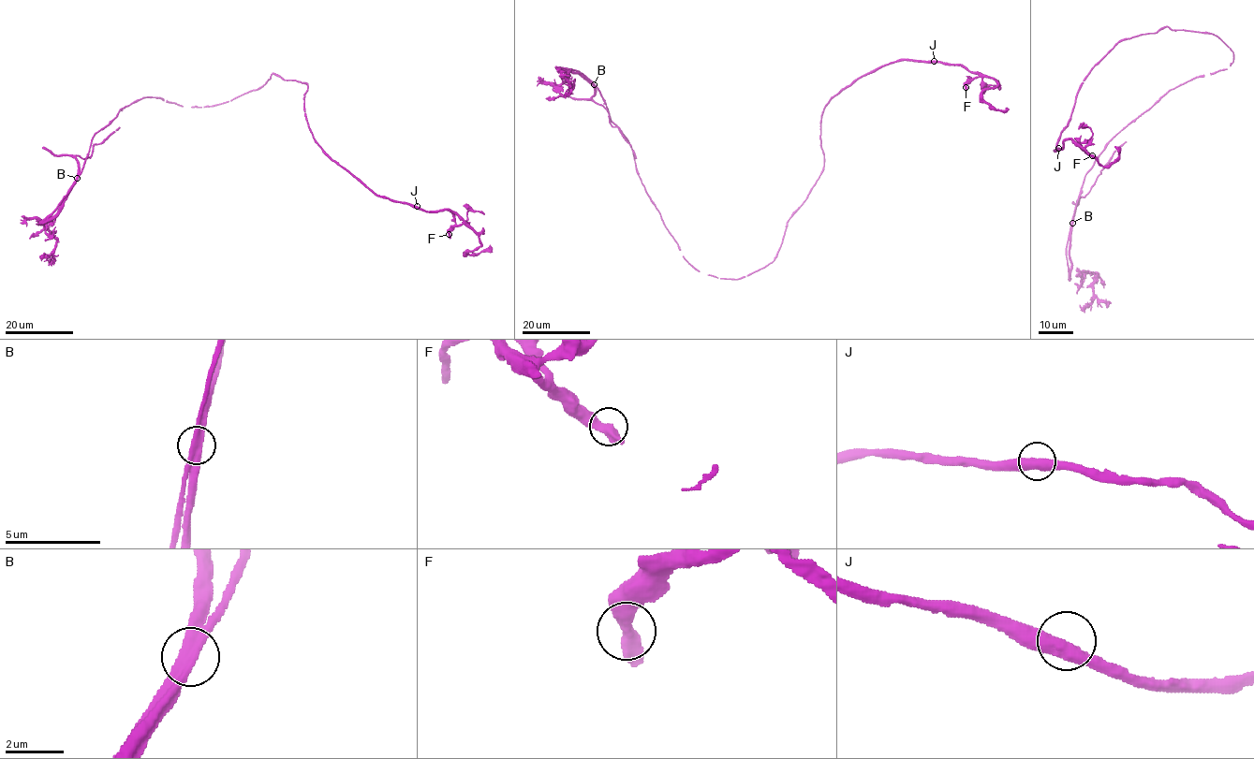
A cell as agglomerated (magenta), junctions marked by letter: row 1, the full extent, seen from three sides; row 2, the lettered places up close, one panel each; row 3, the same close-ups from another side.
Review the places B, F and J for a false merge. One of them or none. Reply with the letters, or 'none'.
B

